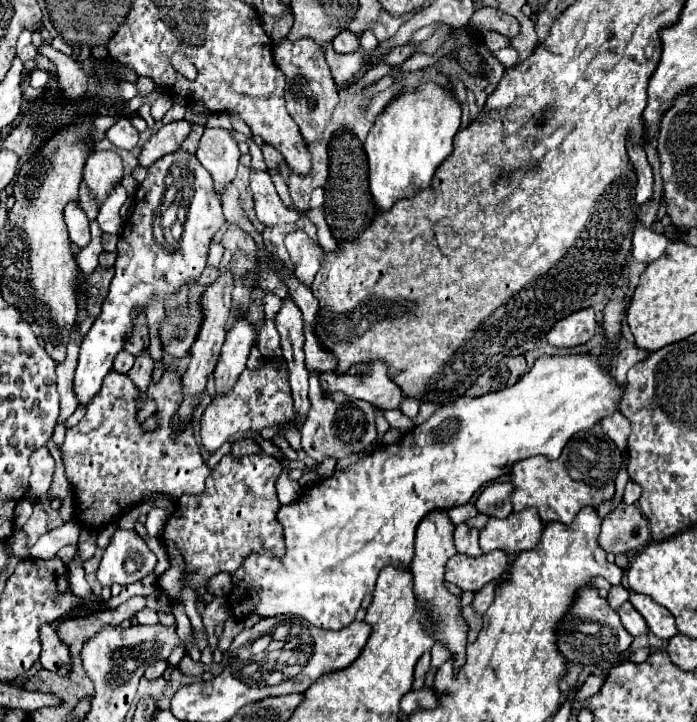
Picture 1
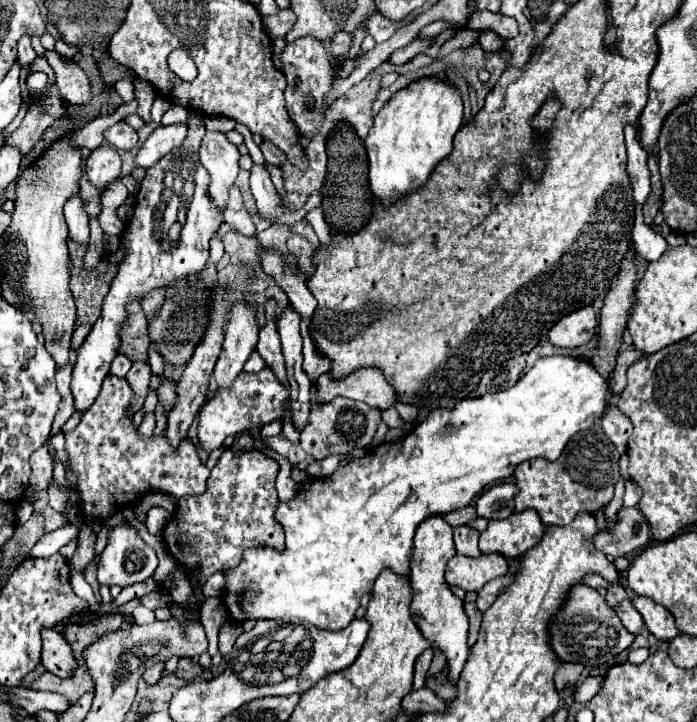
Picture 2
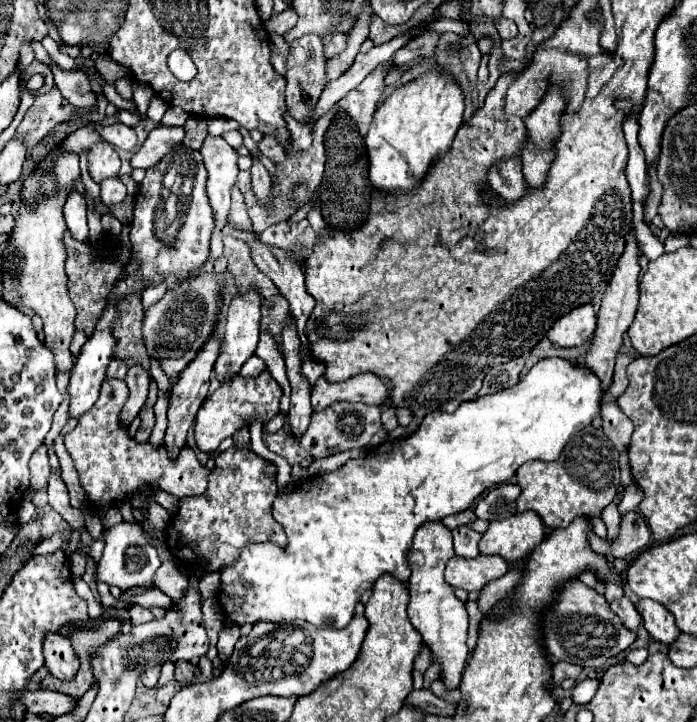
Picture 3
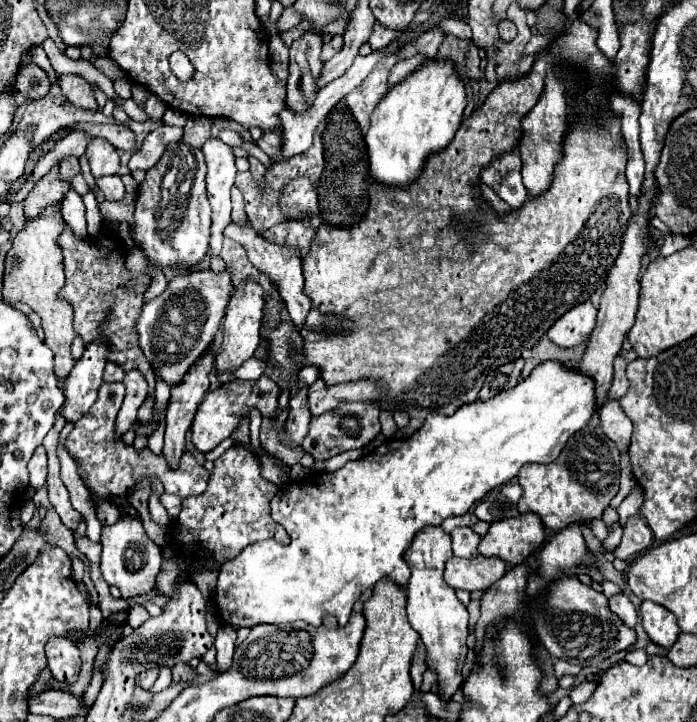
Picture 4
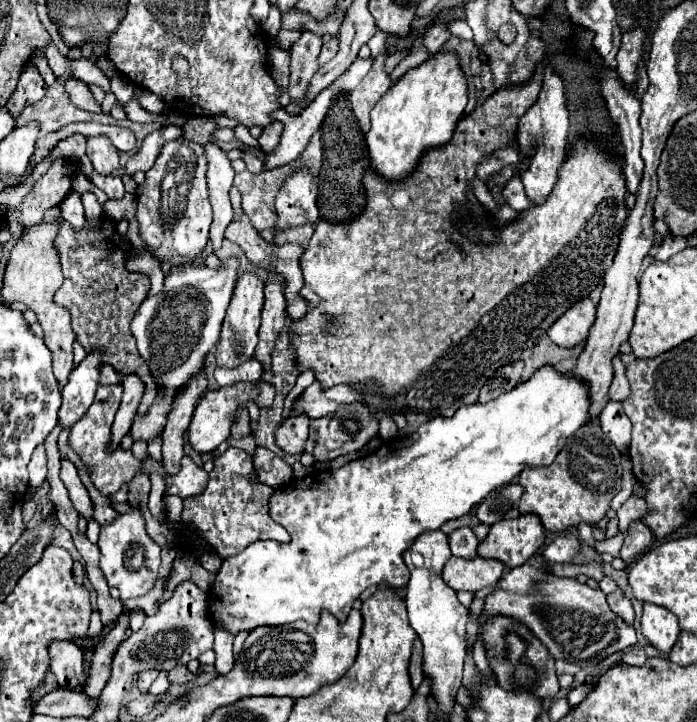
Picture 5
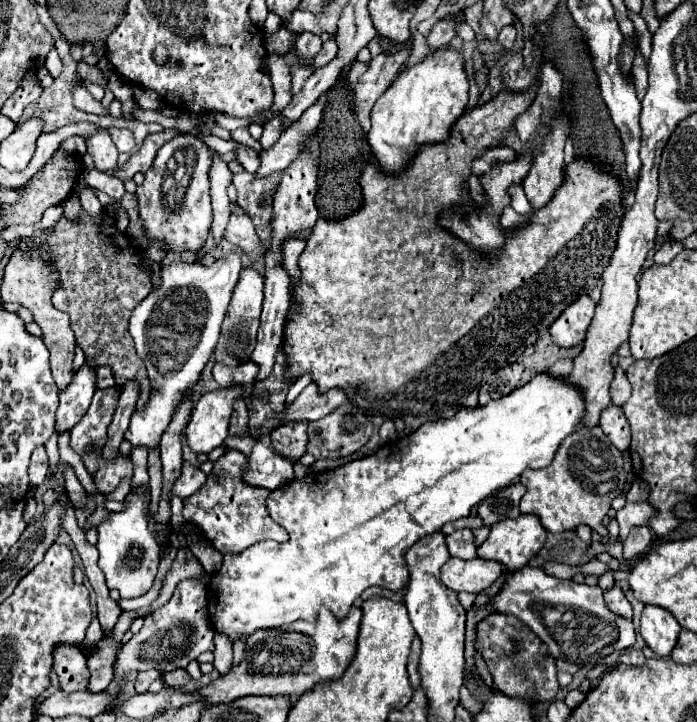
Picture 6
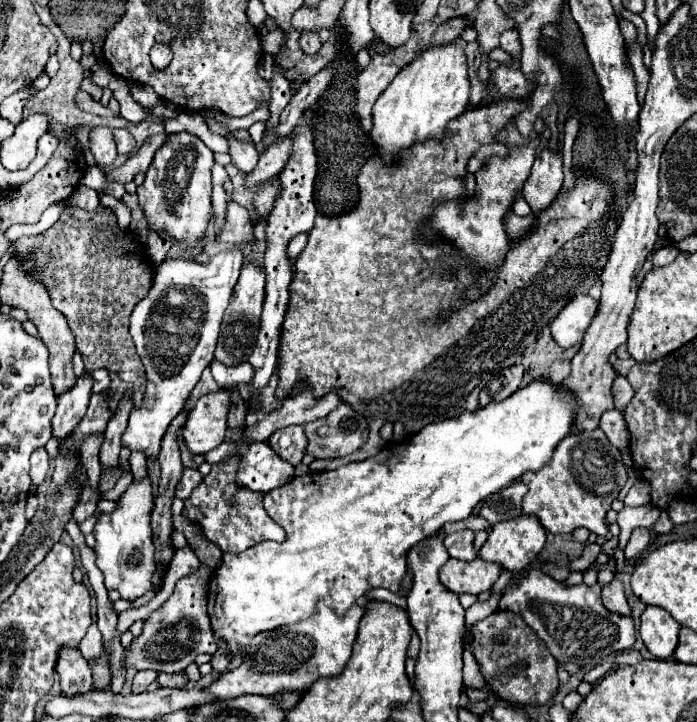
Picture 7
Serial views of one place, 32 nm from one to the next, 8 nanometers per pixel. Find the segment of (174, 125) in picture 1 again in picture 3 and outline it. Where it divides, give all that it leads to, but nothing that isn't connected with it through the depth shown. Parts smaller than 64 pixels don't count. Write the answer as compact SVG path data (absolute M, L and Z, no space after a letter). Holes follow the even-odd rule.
M158 126L154 128L142 148L136 152L132 158L132 168L152 168L160 158L164 158L174 146L182 144L180 140L184 138L184 128L182 126Z

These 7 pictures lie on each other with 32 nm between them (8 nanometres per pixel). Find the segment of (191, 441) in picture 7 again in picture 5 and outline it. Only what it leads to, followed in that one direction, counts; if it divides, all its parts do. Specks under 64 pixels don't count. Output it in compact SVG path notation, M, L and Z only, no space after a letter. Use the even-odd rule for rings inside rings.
M266 380L238 382L238 384L232 384L232 386L218 388L214 392L206 392L196 406L196 414L192 416L192 422L190 422L190 428L188 428L188 438L190 438L192 448L200 454L212 452L230 436L230 428L236 422L236 414L238 414L240 404L254 402L258 408L272 408L274 396L276 396L276 388L274 388L272 382L266 382Z

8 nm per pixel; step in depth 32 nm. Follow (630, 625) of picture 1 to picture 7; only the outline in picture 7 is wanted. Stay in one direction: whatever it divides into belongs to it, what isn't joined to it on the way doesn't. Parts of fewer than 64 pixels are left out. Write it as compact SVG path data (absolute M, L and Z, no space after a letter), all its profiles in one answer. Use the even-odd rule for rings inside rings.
M614 578L610 586L602 588L602 600L604 600L606 608L612 610L614 614L620 614L620 616L632 614L628 600L626 600L626 594L624 594L624 588L622 588L622 582L618 578Z

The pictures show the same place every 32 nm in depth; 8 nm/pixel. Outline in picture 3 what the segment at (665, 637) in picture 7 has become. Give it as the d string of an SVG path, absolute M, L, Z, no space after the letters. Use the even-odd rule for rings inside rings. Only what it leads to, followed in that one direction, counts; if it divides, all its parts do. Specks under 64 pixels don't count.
M640 598L636 604L636 610L640 612L640 616L644 620L644 628L650 632L650 636L654 640L670 644L680 634L672 612L668 612L662 604L652 602L648 598Z

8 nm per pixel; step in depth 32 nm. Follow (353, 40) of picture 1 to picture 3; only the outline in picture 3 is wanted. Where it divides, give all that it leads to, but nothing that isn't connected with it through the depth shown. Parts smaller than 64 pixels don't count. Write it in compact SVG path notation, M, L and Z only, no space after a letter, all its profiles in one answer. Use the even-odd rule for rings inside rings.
M338 32L338 34L332 36L330 44L326 46L326 56L330 58L330 56L334 56L334 54L340 54L340 52L346 50L346 46L348 46L348 34Z

